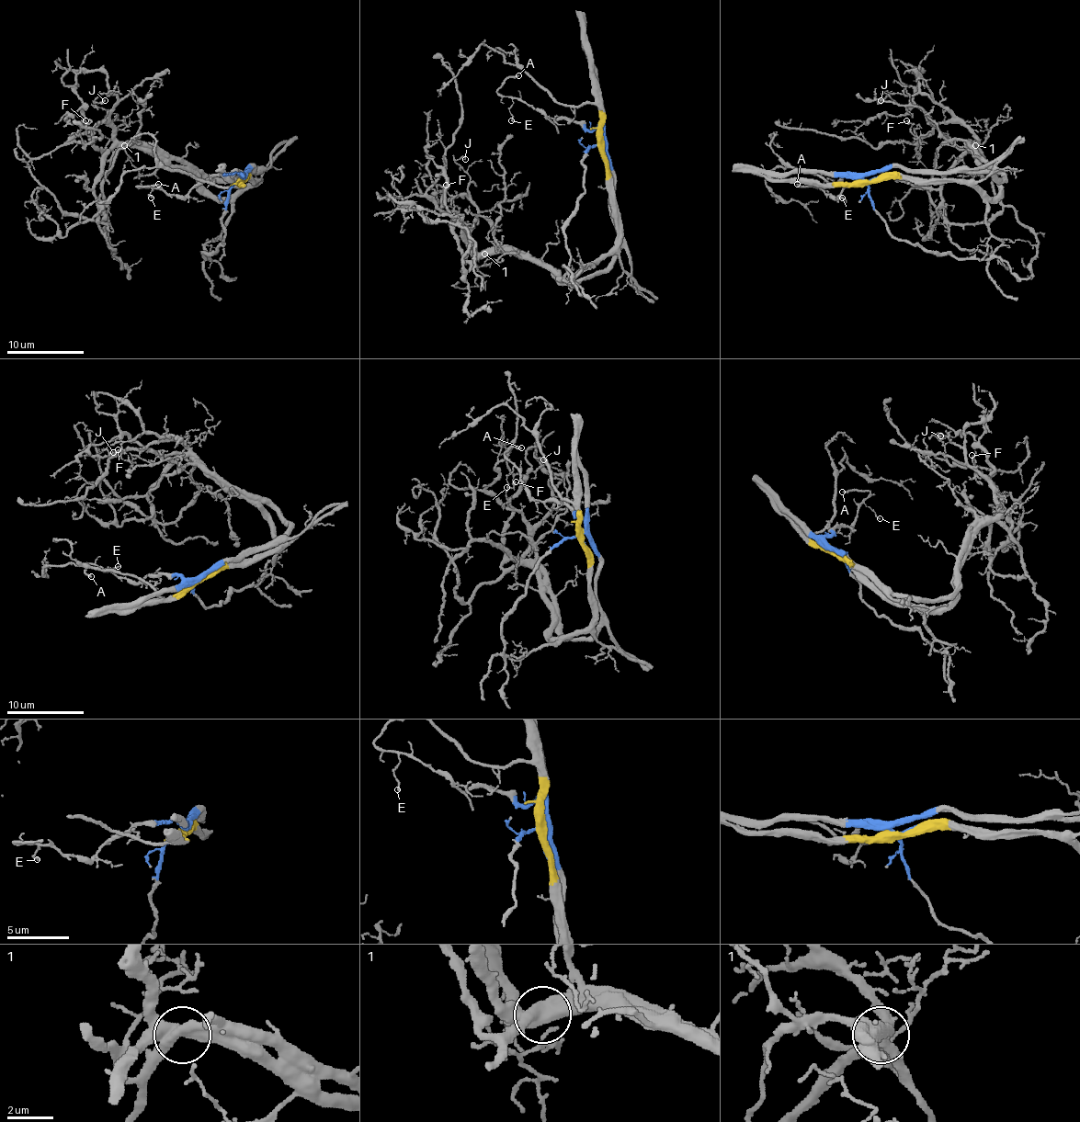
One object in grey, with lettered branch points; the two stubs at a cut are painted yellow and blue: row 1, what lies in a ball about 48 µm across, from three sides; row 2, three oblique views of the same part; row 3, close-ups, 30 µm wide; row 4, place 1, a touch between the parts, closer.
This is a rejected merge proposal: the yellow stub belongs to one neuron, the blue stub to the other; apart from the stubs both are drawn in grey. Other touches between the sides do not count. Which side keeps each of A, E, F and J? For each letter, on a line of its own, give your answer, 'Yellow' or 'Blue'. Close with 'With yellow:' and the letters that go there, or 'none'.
A: Blue
E: Blue
F: Yellow
J: Yellow
With yellow: F, J

